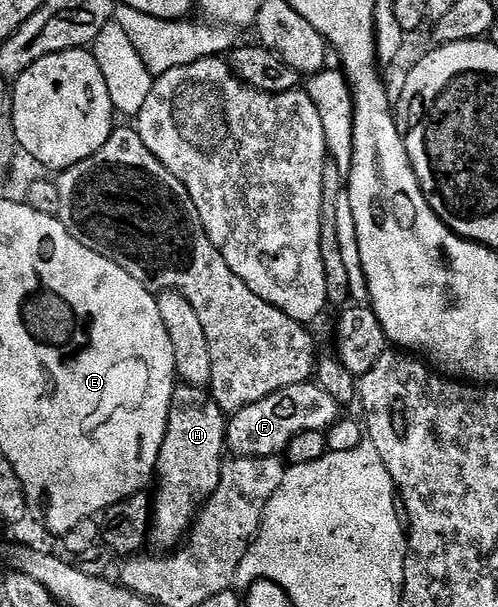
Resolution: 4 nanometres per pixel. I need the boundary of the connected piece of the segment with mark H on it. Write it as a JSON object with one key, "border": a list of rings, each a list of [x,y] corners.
{"border":[[[184,383],[176,386],[169,409],[165,441],[155,466],[159,488],[153,491],[149,539],[152,544],[159,546],[156,548],[160,552],[170,552],[186,540],[202,507],[220,484],[226,452],[226,420],[226,414],[208,390]]]}

